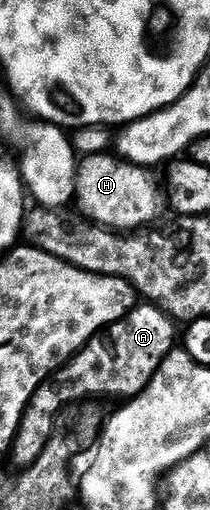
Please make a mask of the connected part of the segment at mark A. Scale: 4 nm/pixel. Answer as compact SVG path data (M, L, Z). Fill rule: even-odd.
M152 304L134 306L120 322L115 322L108 327L107 335L109 334L109 342L113 347L104 352L104 360L99 356L95 357L87 367L79 371L70 380L69 386L73 389L74 396L77 398L121 398L120 400L136 398L147 388L147 384L151 384L153 374L160 368L168 354L178 345L179 330L177 334L177 329L179 329L178 323L170 318L161 307Z

